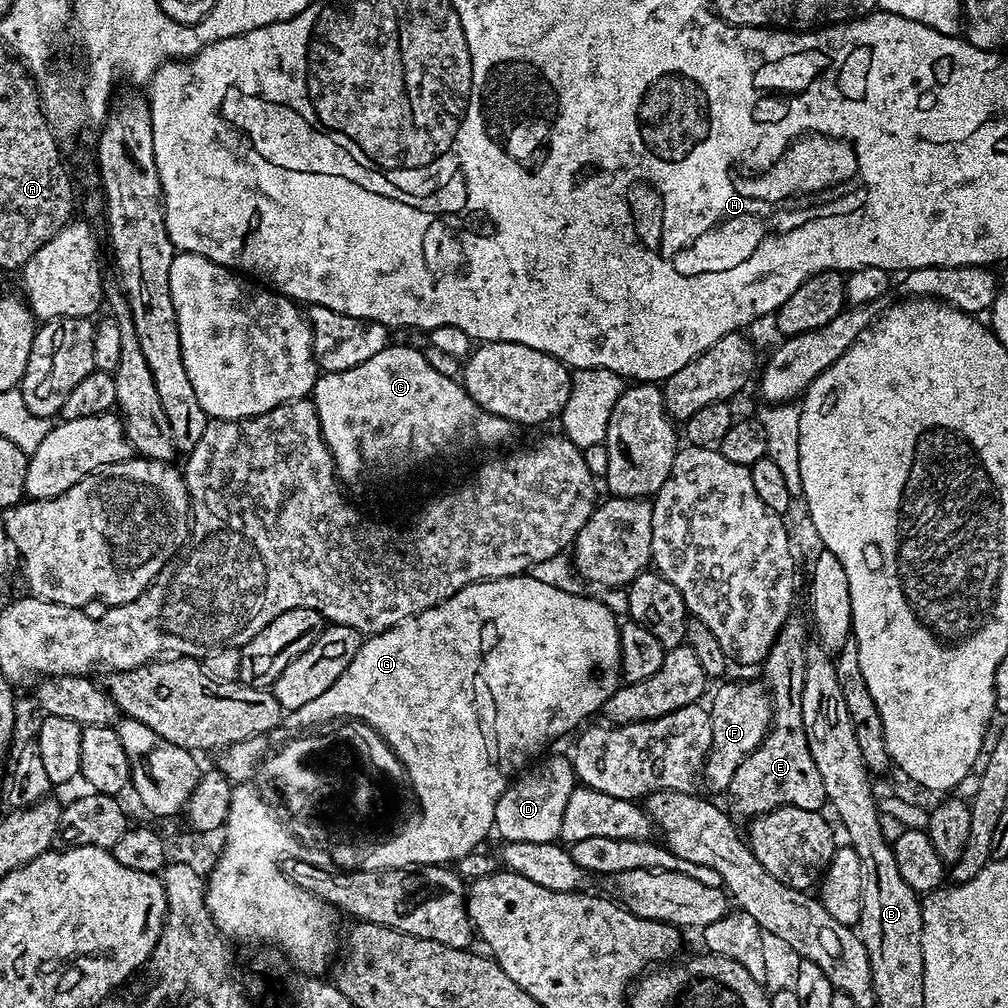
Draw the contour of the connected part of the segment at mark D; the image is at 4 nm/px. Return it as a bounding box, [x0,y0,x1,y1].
[494,755,578,842]

